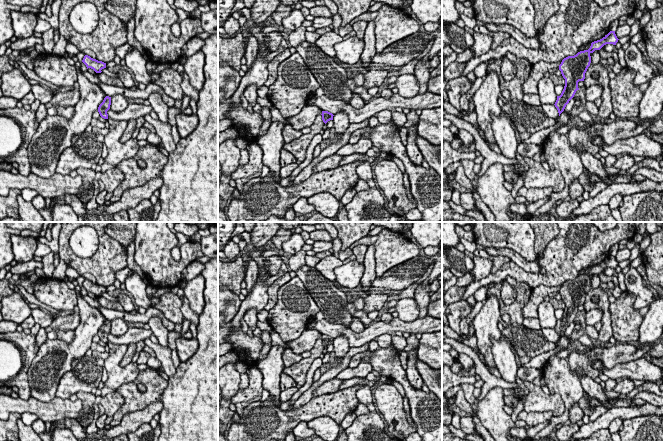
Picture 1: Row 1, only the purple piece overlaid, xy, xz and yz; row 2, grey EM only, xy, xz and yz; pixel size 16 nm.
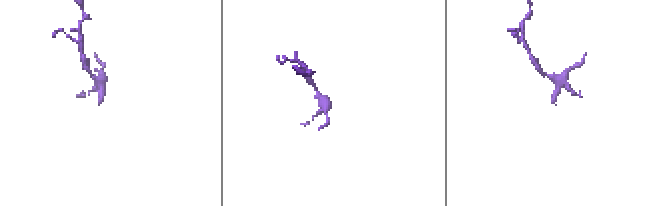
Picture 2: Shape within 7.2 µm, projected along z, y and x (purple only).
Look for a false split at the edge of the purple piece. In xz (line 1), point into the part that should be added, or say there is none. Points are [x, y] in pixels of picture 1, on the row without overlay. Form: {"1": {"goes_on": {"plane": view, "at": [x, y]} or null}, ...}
{"1": {"goes_on": null}}

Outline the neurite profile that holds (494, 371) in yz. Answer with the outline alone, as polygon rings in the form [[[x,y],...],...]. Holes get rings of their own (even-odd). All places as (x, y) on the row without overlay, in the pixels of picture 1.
[[[478,351],[476,354],[478,355],[480,361],[486,366],[486,368],[492,375],[496,376],[497,378],[502,378],[497,367],[493,368],[486,365],[484,356],[481,354],[480,351]]]

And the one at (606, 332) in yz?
[[[590,287],[584,303],[584,310],[586,312],[599,308],[602,310],[601,329],[598,335],[598,341],[609,345],[609,339],[613,336],[611,313],[609,310],[610,302],[608,300],[608,290]]]

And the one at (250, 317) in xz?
[[[252,308],[248,312],[245,313],[244,315],[244,320],[248,325],[248,329],[253,331],[257,328],[257,311],[256,309]]]

